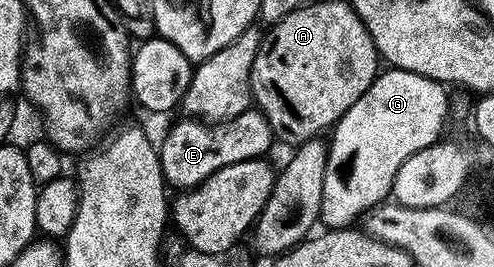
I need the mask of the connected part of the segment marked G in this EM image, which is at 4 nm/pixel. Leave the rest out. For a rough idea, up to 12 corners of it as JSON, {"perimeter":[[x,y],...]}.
{"perimeter":[[391,68],[330,133],[319,219],[352,227],[440,139],[444,85]]}

